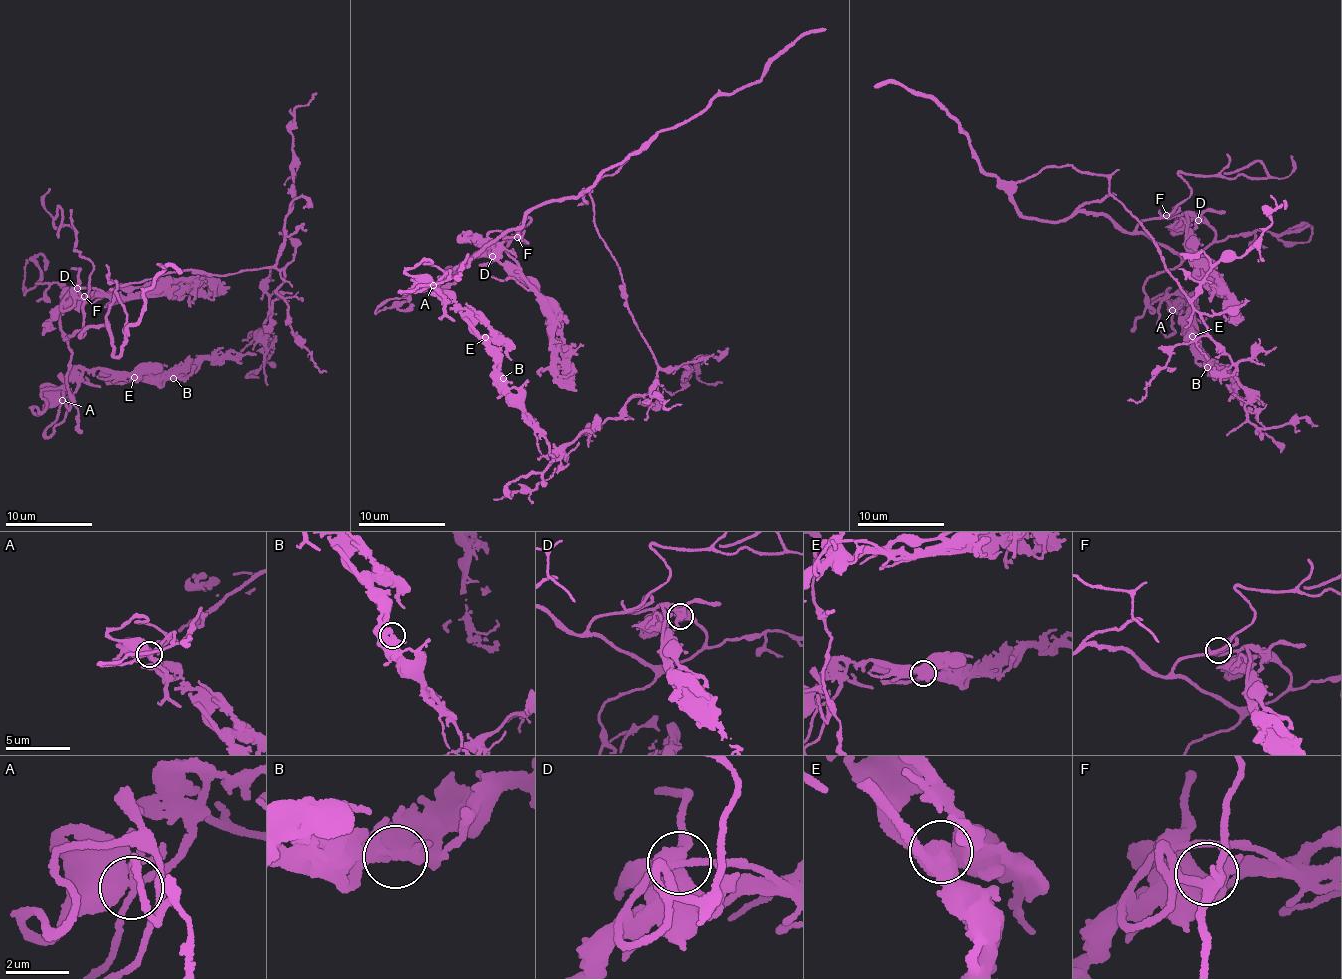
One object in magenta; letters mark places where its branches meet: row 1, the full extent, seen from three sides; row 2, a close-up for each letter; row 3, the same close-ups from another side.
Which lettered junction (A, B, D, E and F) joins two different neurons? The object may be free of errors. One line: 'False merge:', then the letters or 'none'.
False merge: none

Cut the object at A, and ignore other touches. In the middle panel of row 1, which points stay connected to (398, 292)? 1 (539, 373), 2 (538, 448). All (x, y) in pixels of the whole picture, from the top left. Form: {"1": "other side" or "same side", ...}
{"1": "same side", "2": "other side"}

